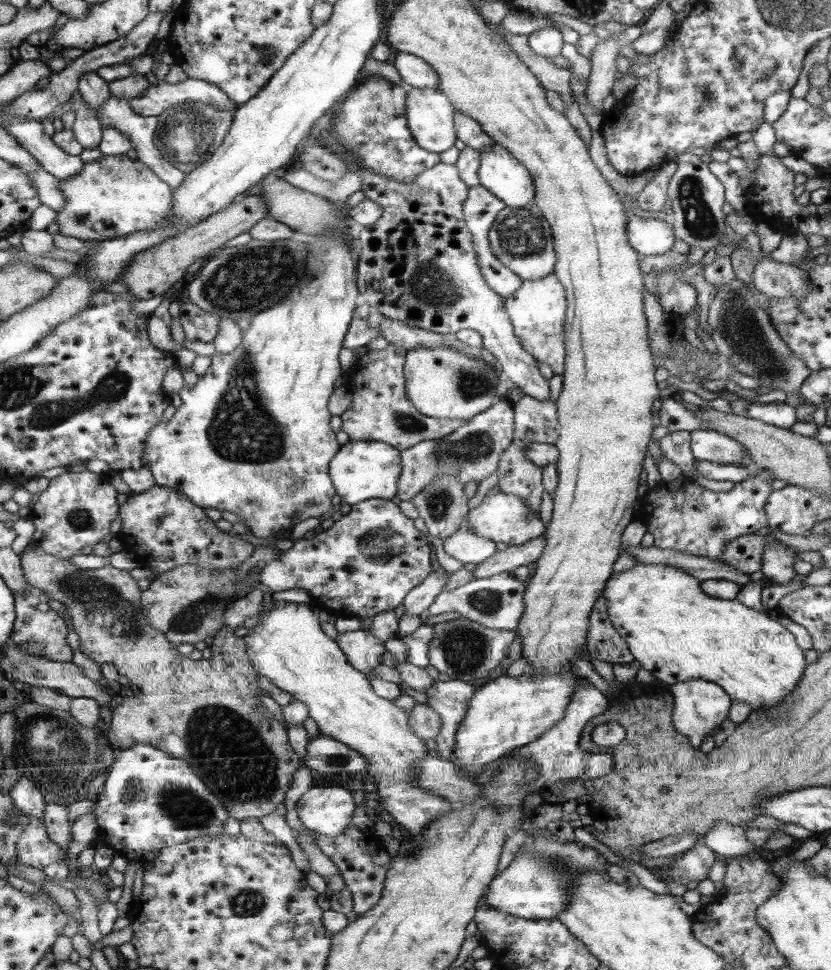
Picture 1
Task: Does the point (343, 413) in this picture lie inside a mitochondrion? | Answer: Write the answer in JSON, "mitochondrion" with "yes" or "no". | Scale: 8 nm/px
{"mitochondrion":"no"}

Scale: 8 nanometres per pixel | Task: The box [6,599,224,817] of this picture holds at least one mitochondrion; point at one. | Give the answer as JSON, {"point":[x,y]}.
{"point":[75,741]}

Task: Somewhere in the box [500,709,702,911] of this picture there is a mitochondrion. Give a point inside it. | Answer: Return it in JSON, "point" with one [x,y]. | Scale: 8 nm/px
{"point":[558,862]}

